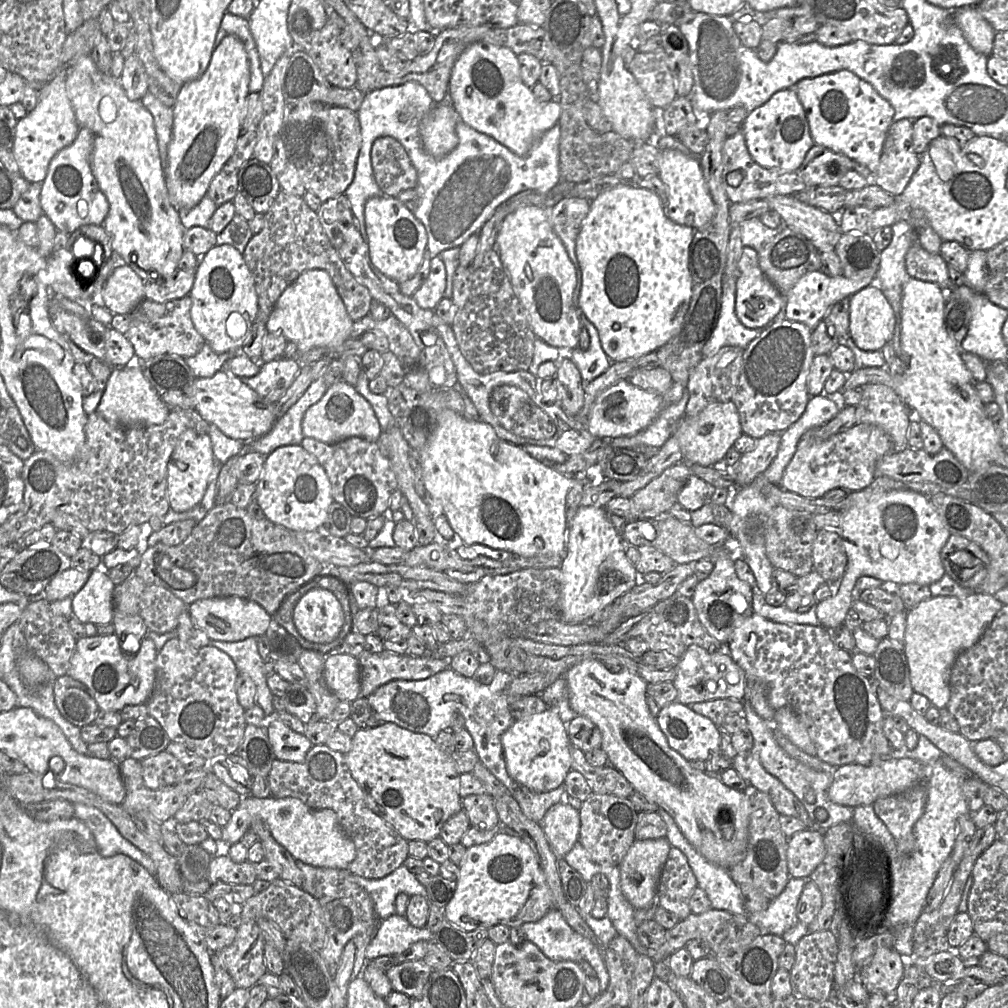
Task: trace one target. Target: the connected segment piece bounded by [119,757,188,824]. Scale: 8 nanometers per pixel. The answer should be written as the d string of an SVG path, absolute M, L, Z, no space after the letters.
M127 757L119 763L119 770L126 789L126 797L121 806L130 815L145 810L162 824L174 819L174 815L182 807L188 796L181 792L177 784L165 786L156 790L148 788L142 777L142 769L139 760Z

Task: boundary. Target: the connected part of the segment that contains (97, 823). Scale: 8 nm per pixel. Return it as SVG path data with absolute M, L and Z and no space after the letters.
M75 803L73 806L75 817L83 821L92 832L100 855L103 857L126 855L155 877L156 868L151 858L125 839L103 812L82 803Z

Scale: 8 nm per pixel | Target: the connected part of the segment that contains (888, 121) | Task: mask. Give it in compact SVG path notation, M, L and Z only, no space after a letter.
M840 70L814 78L804 78L795 85L794 90L805 110L814 144L824 146L837 154L845 155L853 161L862 163L872 174L875 174L888 130L894 122L893 106L871 84L848 70Z

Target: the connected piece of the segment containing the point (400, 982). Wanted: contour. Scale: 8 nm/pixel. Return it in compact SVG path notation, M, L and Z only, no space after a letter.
M414 960L396 964L386 975L393 991L414 999L421 996L433 972L423 960Z

